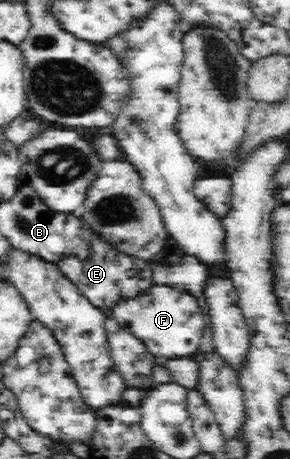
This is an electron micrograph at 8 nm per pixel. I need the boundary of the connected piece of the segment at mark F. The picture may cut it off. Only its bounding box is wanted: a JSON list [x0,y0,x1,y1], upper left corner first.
[106,283,209,359]

